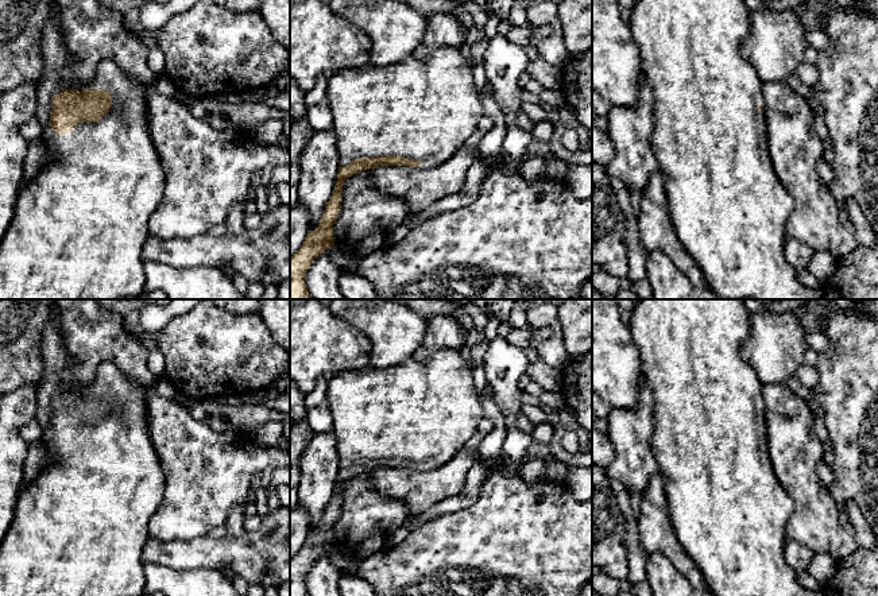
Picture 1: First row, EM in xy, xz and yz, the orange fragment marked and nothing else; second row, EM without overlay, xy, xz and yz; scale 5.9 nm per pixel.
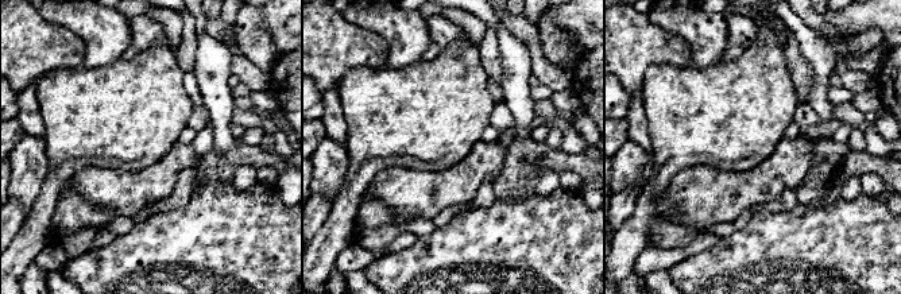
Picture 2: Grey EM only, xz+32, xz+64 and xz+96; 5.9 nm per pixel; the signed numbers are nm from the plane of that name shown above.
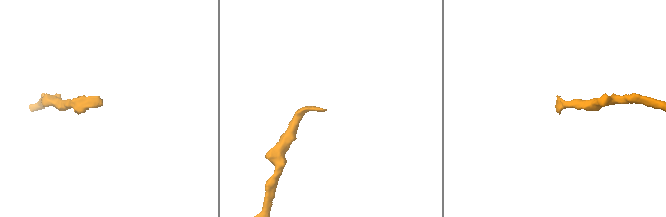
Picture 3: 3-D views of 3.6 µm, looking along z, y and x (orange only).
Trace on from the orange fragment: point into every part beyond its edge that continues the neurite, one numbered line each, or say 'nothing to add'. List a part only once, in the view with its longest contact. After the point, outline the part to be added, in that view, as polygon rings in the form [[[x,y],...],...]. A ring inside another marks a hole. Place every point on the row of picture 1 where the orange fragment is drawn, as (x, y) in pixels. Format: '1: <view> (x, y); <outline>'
1: xy (80, 225); [[[51,7],[51,16],[49,18],[42,38],[42,58],[45,65],[45,71],[42,80],[36,84],[36,109],[35,117],[42,125],[42,138],[49,150],[49,159],[45,162],[43,167],[38,174],[26,182],[18,193],[16,206],[13,218],[0,241],[0,299],[127,299],[128,297],[138,297],[144,291],[144,260],[142,258],[142,251],[144,243],[150,237],[147,232],[147,224],[158,208],[163,197],[165,189],[165,174],[159,160],[158,151],[152,143],[147,107],[146,107],[146,88],[147,85],[125,74],[120,67],[113,63],[104,63],[97,67],[94,78],[80,86],[78,92],[82,89],[105,89],[111,93],[112,107],[109,112],[98,121],[84,121],[77,124],[69,133],[58,135],[50,127],[50,115],[53,109],[53,97],[58,94],[62,89],[61,74],[62,70],[70,66],[70,53],[66,49],[65,40],[59,30],[59,12],[57,7]]]

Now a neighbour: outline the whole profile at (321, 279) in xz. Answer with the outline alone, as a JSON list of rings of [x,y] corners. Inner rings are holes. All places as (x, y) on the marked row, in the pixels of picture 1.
[[[329,249],[318,255],[305,275],[308,291],[313,299],[345,299],[340,287],[339,268],[329,256]]]

